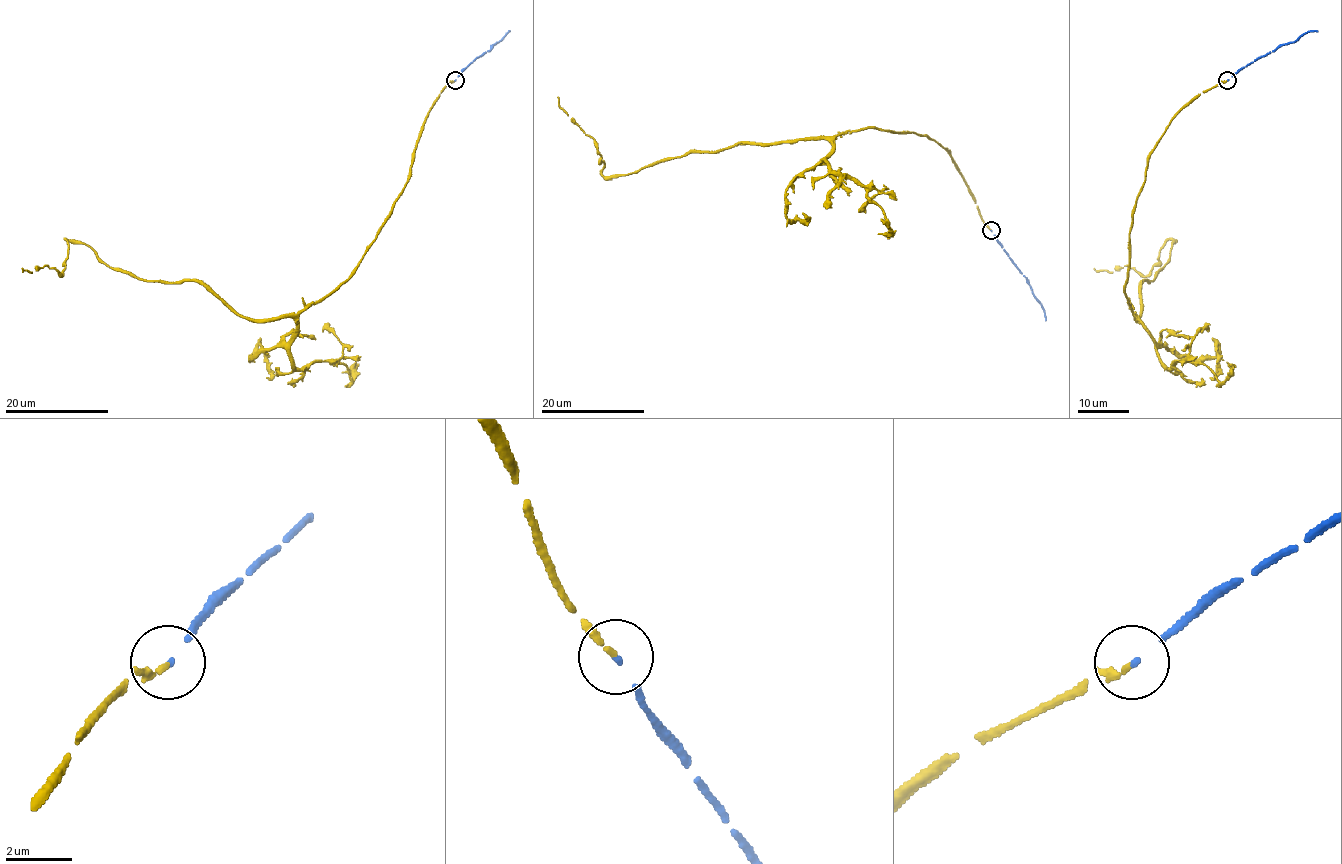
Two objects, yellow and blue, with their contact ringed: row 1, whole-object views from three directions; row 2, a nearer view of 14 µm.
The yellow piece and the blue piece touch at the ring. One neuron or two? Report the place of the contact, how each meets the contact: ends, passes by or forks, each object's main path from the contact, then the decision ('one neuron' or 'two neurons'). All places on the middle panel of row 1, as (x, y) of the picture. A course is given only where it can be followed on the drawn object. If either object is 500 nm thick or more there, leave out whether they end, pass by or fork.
(991, 230) | yellow ends | blue ends | yellow via (991, 230), (949, 153), (928, 136), (864, 127), (687, 152), (605, 176), (597, 143), (558, 96) | blue via (991, 230), (1026, 278), (1044, 312), (1045, 321) | one neuron

